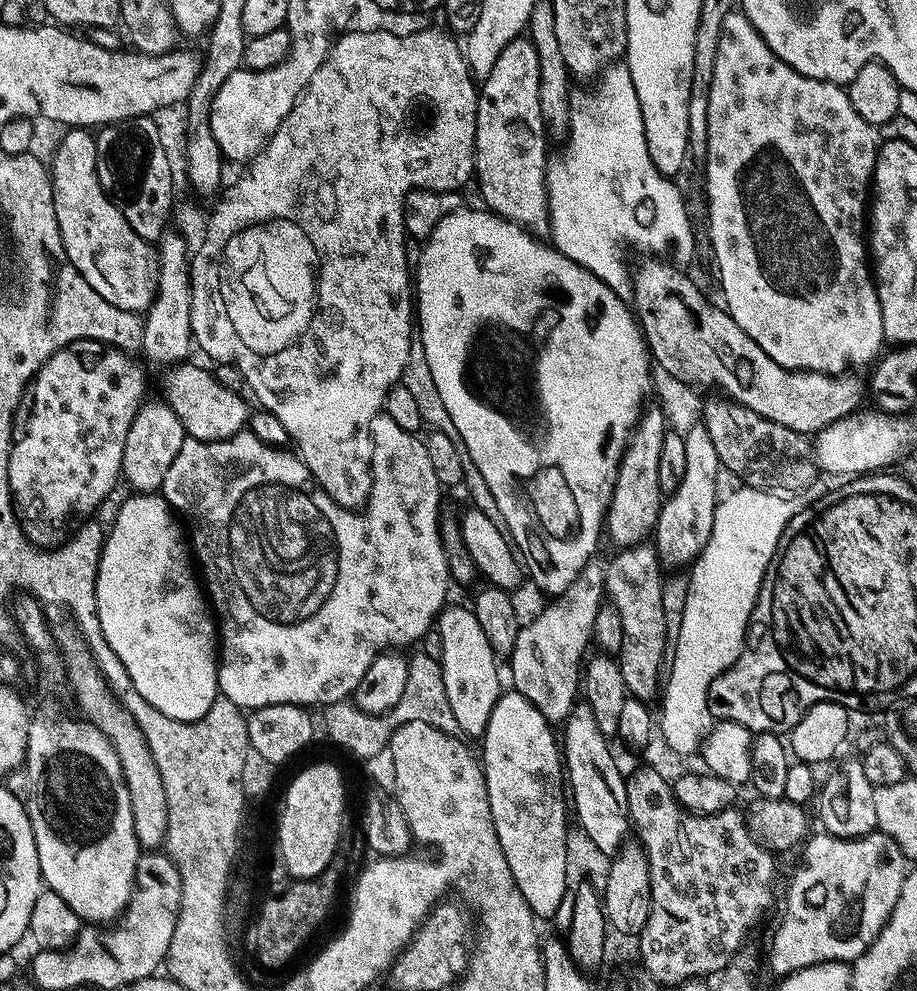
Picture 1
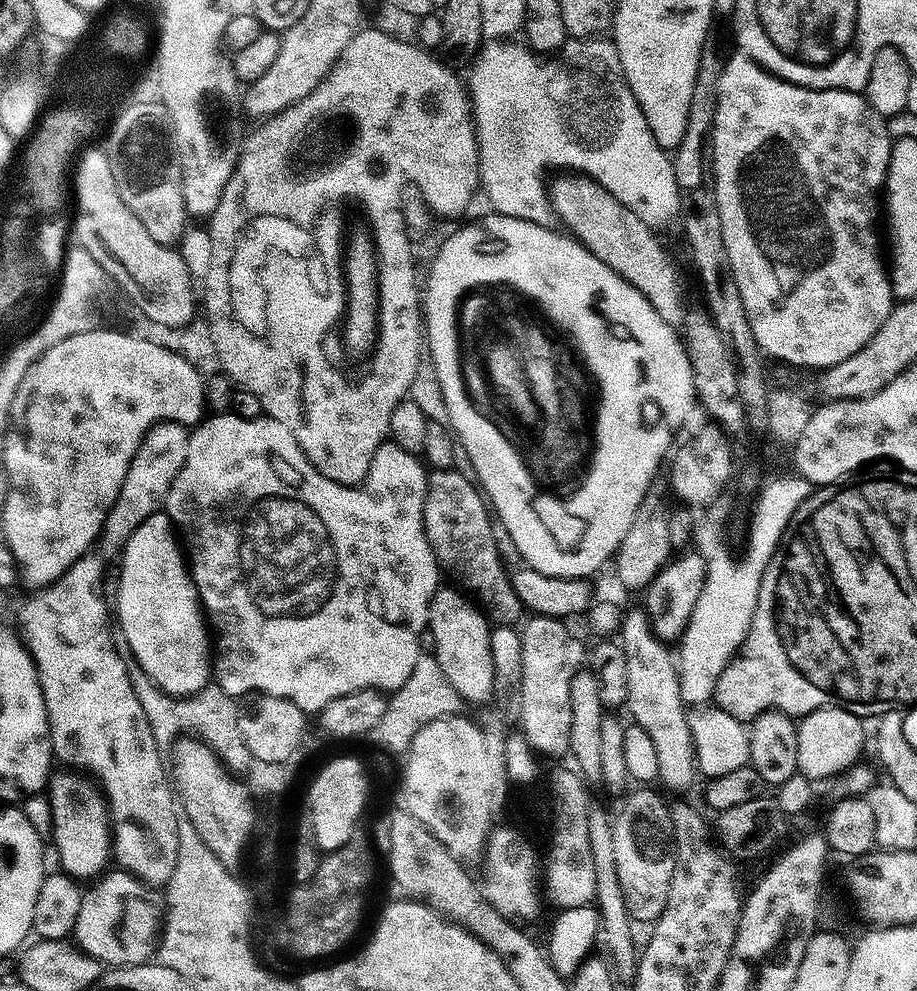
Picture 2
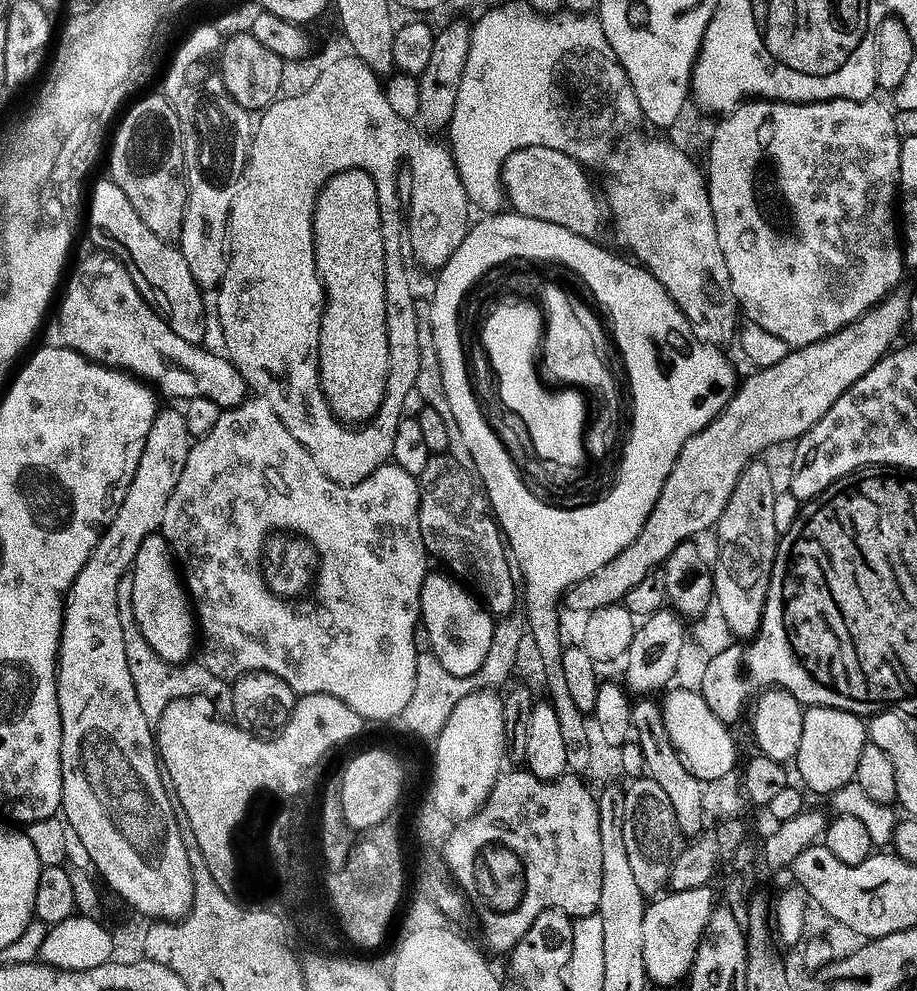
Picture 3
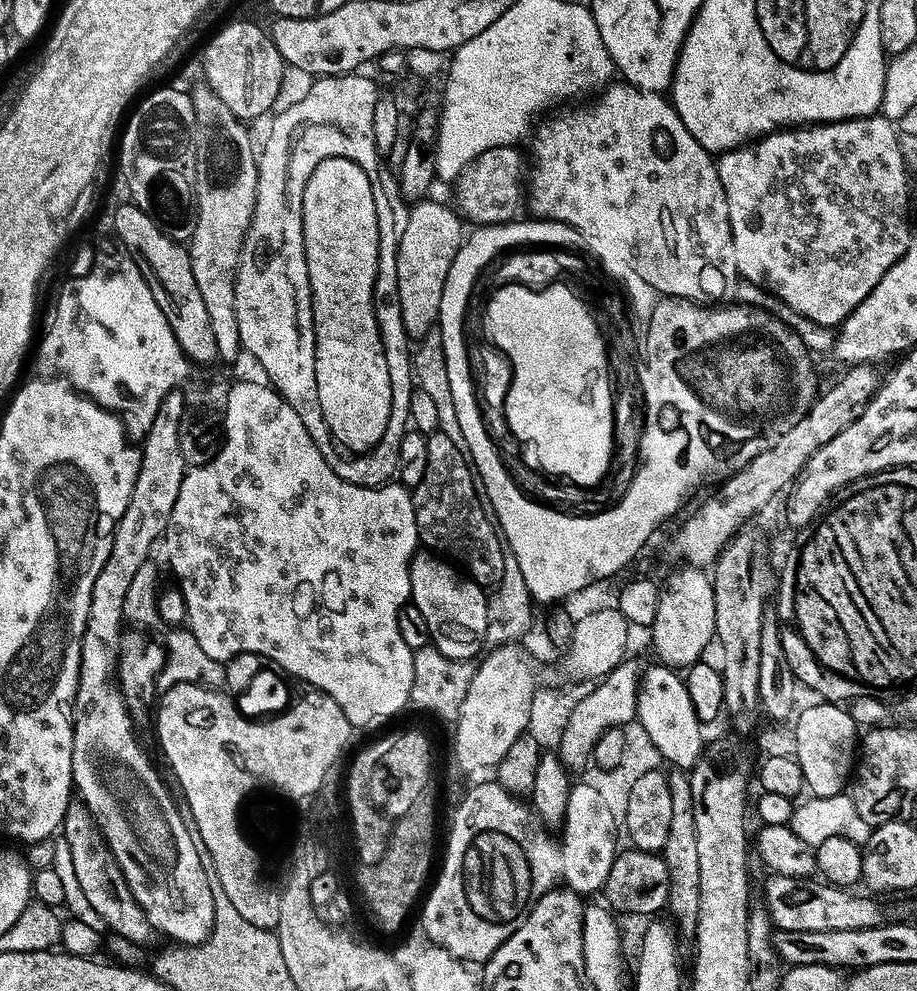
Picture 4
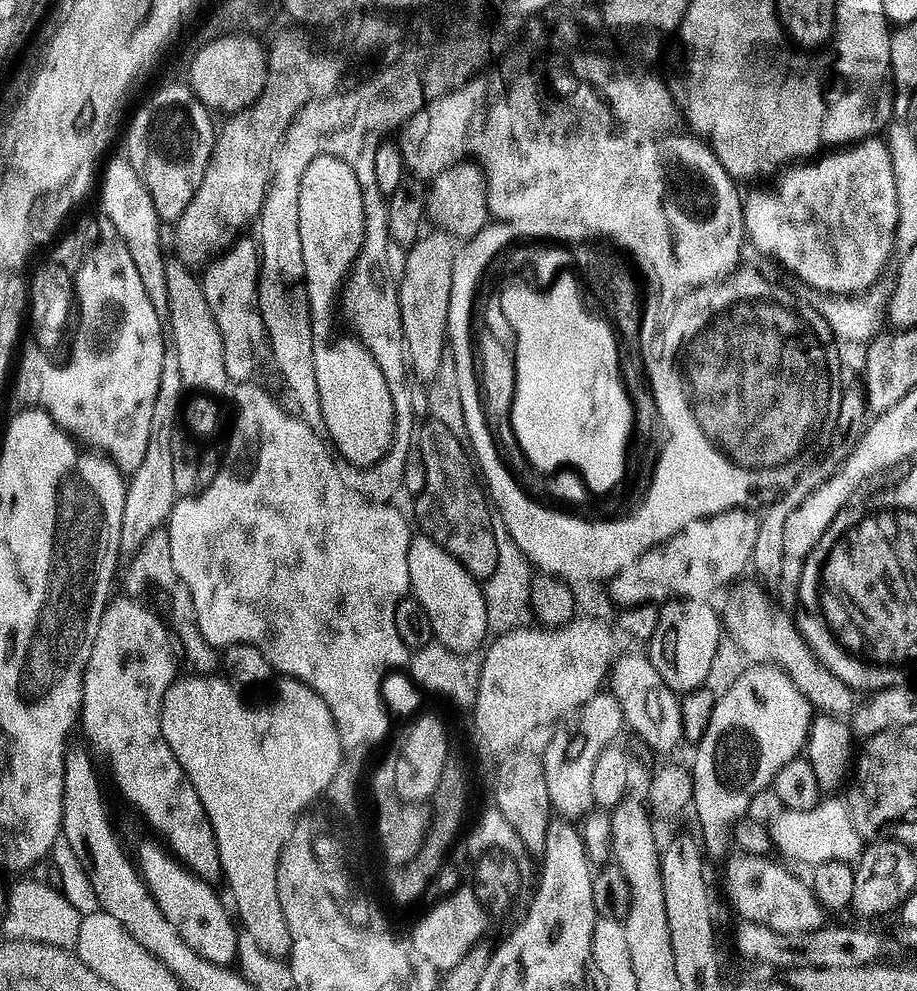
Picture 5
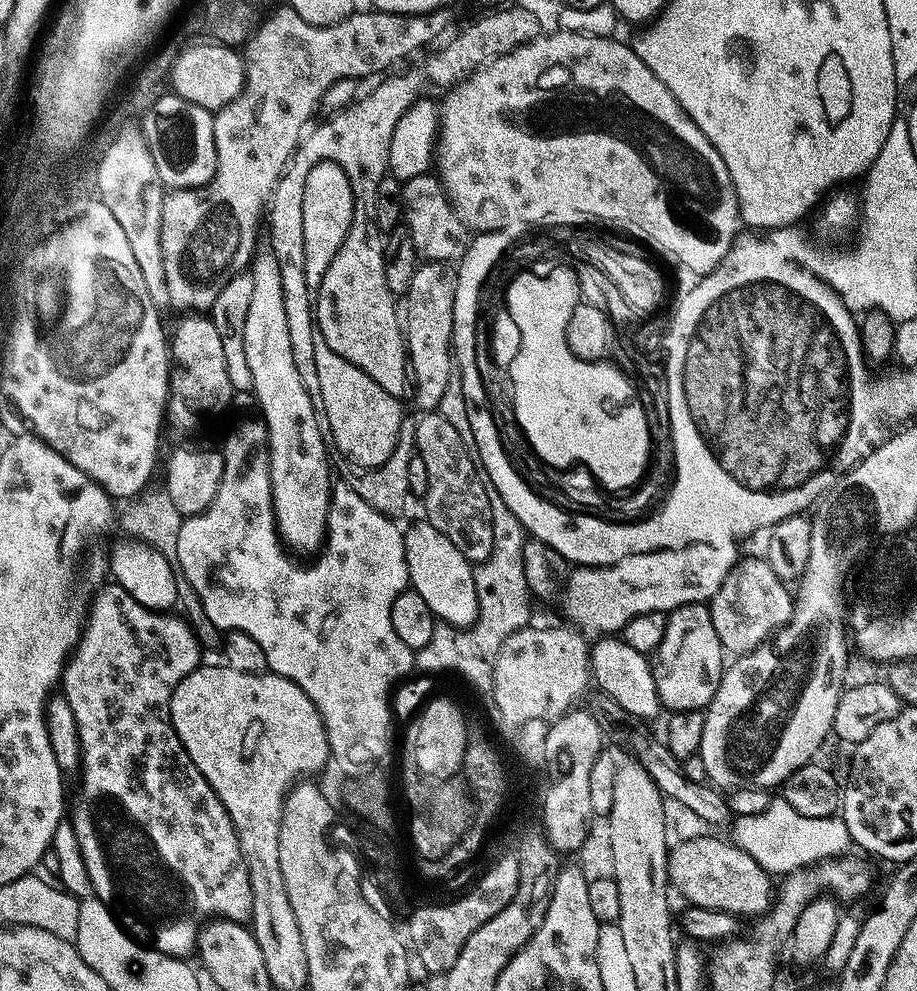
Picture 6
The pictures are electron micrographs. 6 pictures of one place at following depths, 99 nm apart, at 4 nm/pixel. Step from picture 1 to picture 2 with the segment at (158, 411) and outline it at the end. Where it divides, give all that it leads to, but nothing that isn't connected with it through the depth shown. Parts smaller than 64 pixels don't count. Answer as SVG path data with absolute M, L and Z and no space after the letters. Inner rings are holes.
M165 422L155 424L146 434L134 462L130 466L130 474L126 474L126 482L122 482L122 494L104 523L102 548L108 556L119 553L128 544L128 540L151 516L157 516L167 505L168 495L174 486L174 478L186 466L186 454L190 450L191 435L189 429L182 424Z

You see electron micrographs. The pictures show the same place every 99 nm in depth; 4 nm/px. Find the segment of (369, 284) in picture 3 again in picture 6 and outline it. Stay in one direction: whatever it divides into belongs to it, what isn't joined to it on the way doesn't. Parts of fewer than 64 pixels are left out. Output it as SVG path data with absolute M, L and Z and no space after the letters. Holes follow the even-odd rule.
M337 164L314 166L314 170L310 170L310 178L306 178L306 194L302 198L304 277L309 293L319 293L326 270L330 270L330 262L338 258L338 250L342 250L346 234L350 234L355 213L356 199L346 170ZM313 335L312 341L315 369L318 370L320 383L318 392L319 395L324 395L322 416L335 451L337 448L350 463L357 464L357 469L371 470L382 467L386 462L390 462L400 441L406 419L404 408L399 404L401 401L382 390L374 378L333 352L326 344L325 335Z

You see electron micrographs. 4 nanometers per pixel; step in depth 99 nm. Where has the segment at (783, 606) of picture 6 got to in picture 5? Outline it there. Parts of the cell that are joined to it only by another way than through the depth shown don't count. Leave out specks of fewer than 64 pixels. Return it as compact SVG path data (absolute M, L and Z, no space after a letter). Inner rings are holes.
M741 581L742 584L737 583L731 589L733 592L725 608L722 608L722 626L725 635L755 665L773 664L783 669L791 681L798 686L798 690L803 692L803 696L812 704L815 711L841 718L852 715L858 707L855 692L845 684L843 677L828 671L817 657L813 654L808 656L808 643L800 634L795 619L789 613L788 615L776 614L768 598L769 593L759 583L746 581ZM806 656L814 672L813 686L810 686L810 674L806 671Z

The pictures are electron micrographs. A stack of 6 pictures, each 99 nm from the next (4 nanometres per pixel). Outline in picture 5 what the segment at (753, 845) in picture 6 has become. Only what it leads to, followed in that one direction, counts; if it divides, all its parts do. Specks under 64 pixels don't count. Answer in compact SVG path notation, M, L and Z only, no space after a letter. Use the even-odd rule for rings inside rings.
M828 798L822 800L818 807L808 811L785 811L783 815L776 819L770 826L770 835L772 837L773 847L794 862L806 864L809 868L815 868L818 865L830 861L842 861L851 863L859 861L864 851L864 841L854 829L853 820L849 816L847 803L838 798Z

